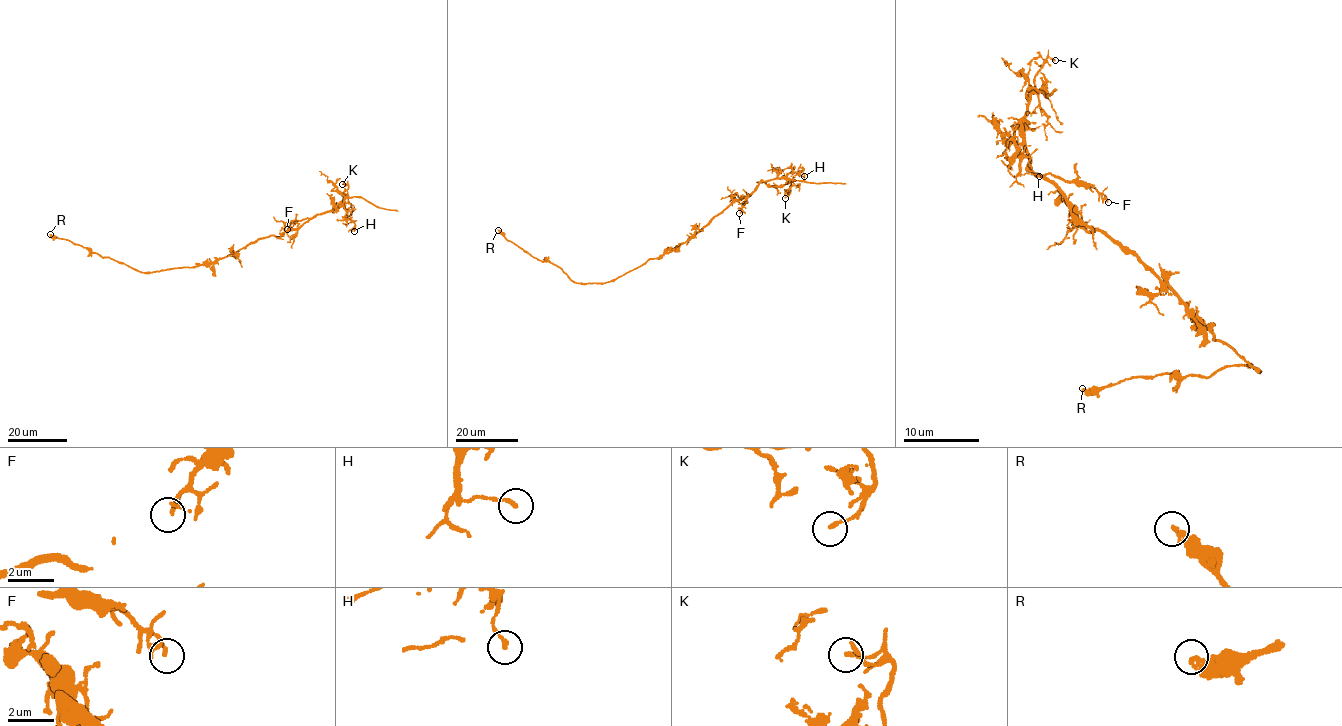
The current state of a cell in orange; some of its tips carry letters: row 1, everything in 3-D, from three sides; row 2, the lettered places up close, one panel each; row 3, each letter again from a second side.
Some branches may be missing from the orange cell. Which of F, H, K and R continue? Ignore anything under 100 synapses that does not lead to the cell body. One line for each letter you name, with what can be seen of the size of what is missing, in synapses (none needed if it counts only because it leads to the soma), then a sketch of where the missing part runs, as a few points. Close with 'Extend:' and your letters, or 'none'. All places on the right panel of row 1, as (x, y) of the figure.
Extend: none

